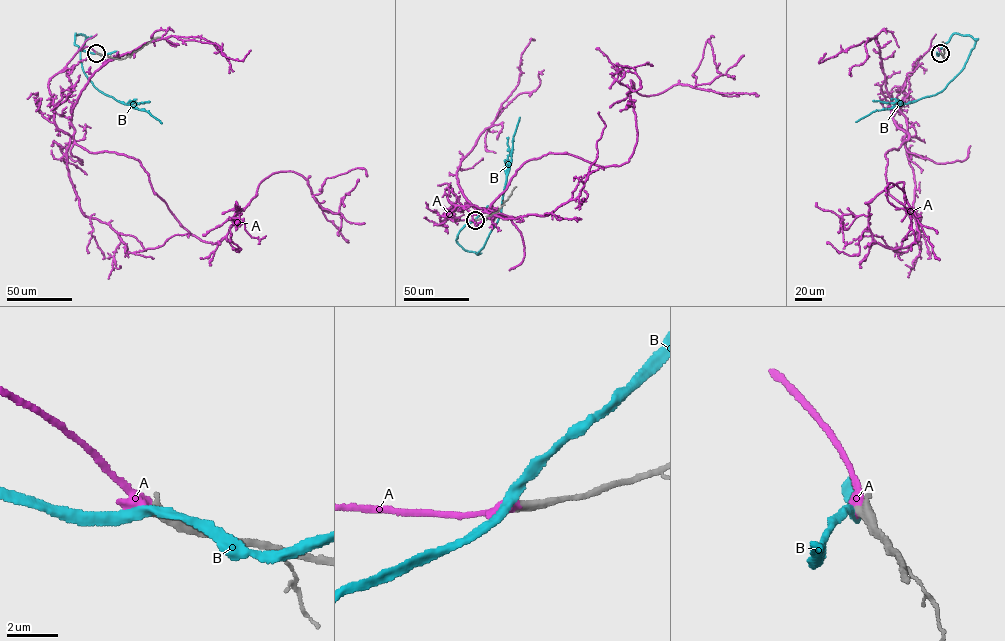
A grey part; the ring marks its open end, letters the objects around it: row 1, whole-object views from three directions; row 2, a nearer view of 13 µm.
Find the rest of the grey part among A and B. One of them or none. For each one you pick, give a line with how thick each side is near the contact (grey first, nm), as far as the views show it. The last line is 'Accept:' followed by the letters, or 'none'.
A: 440/340 nm
Accept: A

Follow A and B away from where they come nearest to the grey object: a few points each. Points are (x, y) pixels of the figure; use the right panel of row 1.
A: (940, 53), (891, 109), (910, 245), (873, 240), (865, 203), (901, 182), (912, 227), (886, 193)
B: (940, 53), (954, 33), (971, 36), (975, 40), (964, 67), (942, 90), (892, 108), (875, 110), (856, 122)

